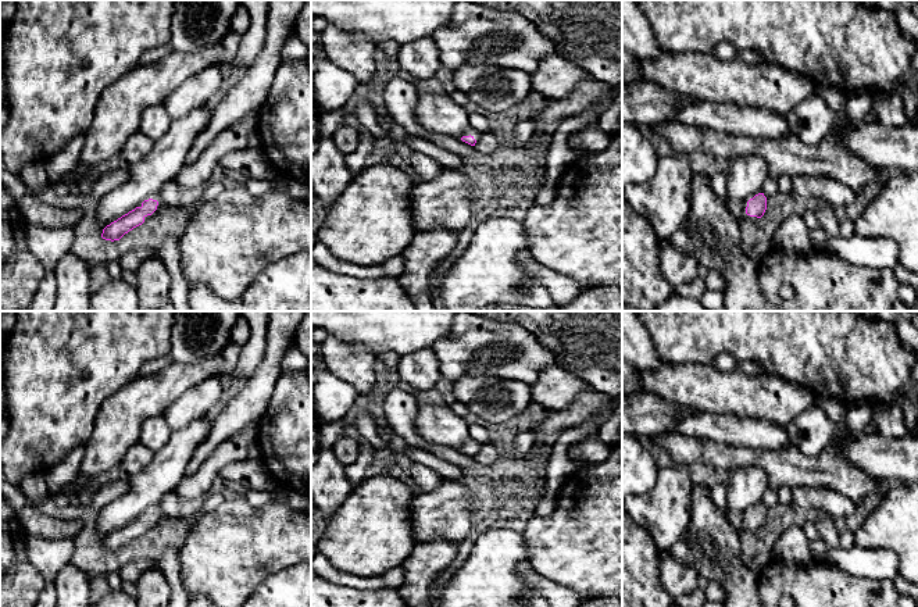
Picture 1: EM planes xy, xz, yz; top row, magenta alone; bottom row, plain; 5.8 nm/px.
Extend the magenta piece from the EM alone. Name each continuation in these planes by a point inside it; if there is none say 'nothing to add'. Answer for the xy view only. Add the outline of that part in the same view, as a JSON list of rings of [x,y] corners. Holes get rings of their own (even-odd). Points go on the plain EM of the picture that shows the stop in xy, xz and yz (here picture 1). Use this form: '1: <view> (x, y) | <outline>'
1: xy (156, 507) | [[[160,501],[153,504],[153,506],[150,506],[146,511],[149,511],[149,510],[157,511],[158,517],[157,517],[157,521],[151,526],[144,528],[144,532],[149,532],[151,528],[157,526],[160,519],[161,519],[161,517],[165,515],[162,508],[161,508]]]

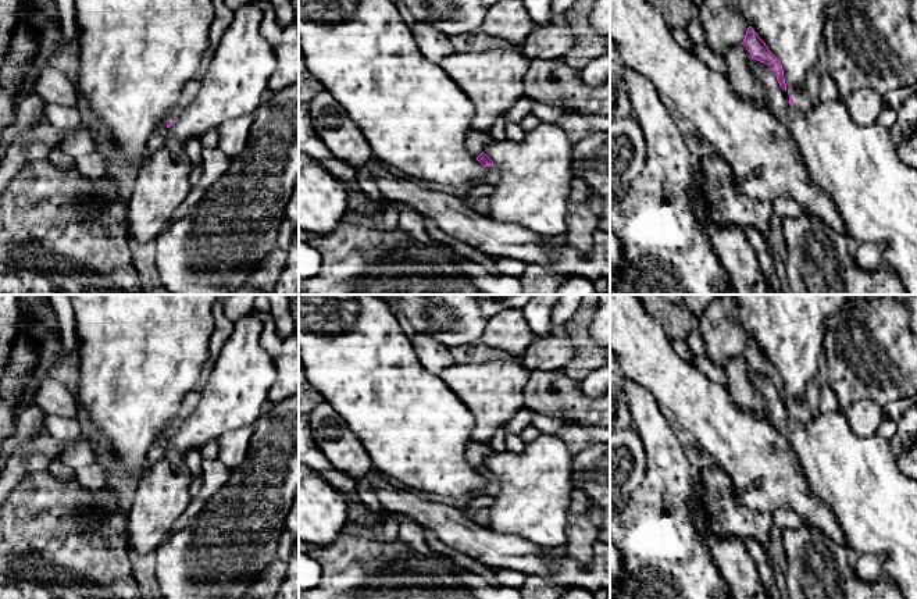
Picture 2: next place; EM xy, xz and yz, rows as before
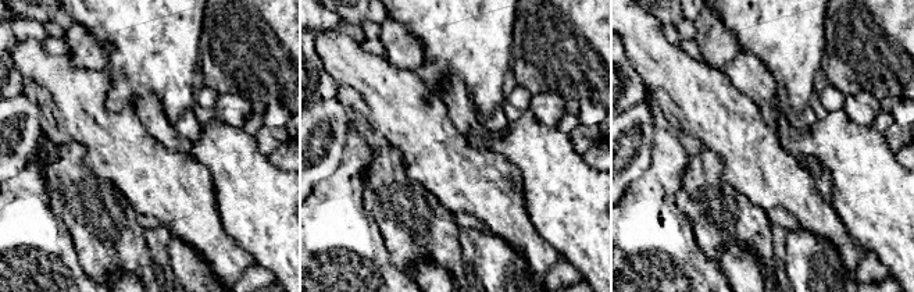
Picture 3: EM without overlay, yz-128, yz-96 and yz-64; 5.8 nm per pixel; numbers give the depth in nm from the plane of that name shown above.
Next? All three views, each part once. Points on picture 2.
1: xy (191, 400) | [[[190,392],[186,395],[186,397],[182,402],[181,411],[172,418],[172,421],[160,432],[158,436],[167,438],[176,432],[179,427],[182,425],[183,420],[190,414],[190,411],[196,407],[199,402],[199,395],[195,392]]]

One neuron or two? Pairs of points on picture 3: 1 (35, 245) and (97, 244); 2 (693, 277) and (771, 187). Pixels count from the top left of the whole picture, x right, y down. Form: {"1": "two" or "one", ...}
{"1": "two", "2": "two"}

